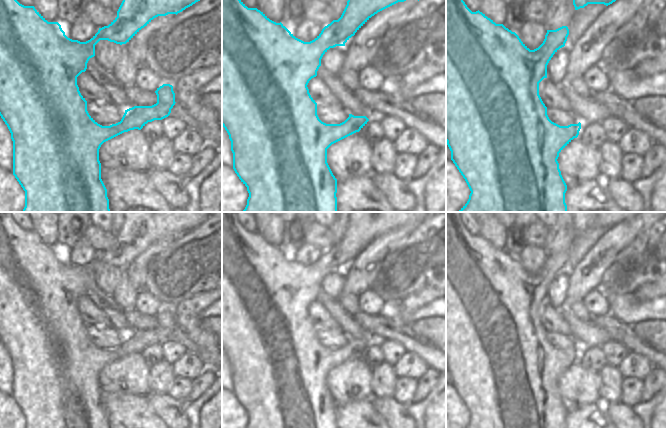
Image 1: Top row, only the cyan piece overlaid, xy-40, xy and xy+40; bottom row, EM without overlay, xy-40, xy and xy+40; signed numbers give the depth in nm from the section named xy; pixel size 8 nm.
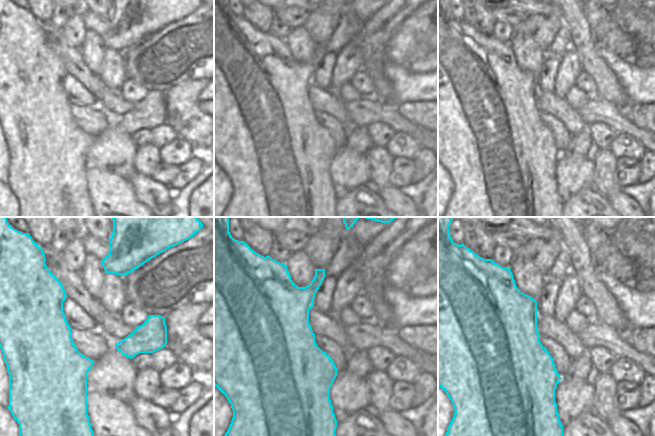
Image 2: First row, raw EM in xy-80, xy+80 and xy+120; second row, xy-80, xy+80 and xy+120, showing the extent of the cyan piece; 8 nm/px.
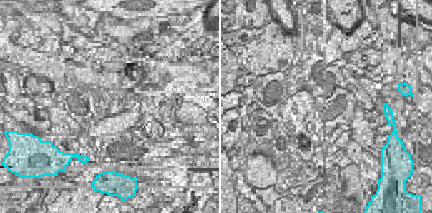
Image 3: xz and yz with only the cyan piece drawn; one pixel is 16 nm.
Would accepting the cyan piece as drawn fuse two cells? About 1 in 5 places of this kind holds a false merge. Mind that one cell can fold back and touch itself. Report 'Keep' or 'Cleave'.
Keep

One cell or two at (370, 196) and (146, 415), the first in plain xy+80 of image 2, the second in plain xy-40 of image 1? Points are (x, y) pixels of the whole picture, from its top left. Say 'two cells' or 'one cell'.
one cell

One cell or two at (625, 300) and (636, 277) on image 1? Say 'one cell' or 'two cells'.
two cells

